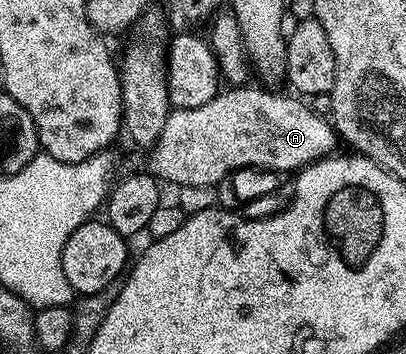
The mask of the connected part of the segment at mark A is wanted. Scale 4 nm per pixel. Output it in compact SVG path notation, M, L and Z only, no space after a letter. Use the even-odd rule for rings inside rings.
M228 87L216 94L210 103L193 109L172 109L166 119L166 127L150 150L152 156L151 172L161 182L169 181L173 187L181 185L219 186L219 181L227 178L235 169L254 167L255 169L299 170L331 154L338 145L338 134L321 114L312 112L299 96L283 97L268 87L248 89L249 87Z

